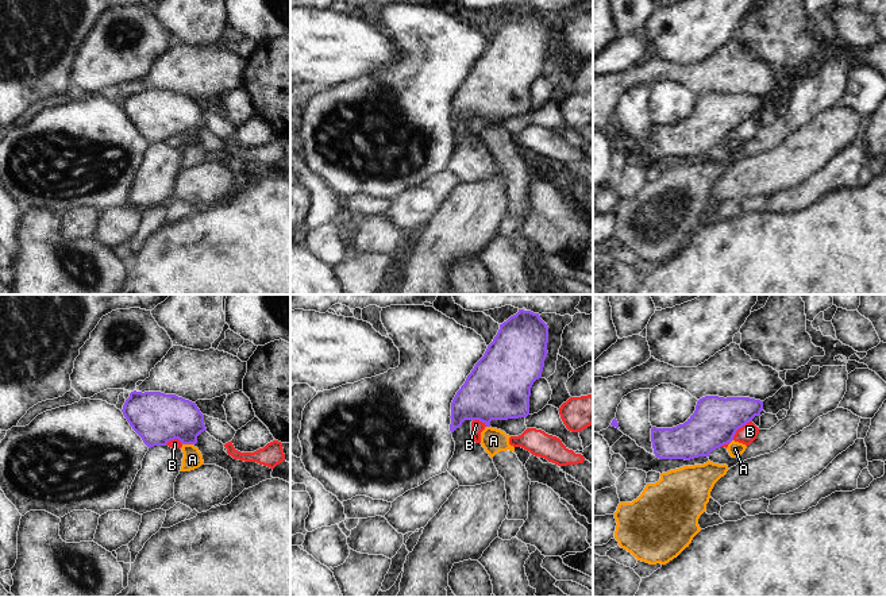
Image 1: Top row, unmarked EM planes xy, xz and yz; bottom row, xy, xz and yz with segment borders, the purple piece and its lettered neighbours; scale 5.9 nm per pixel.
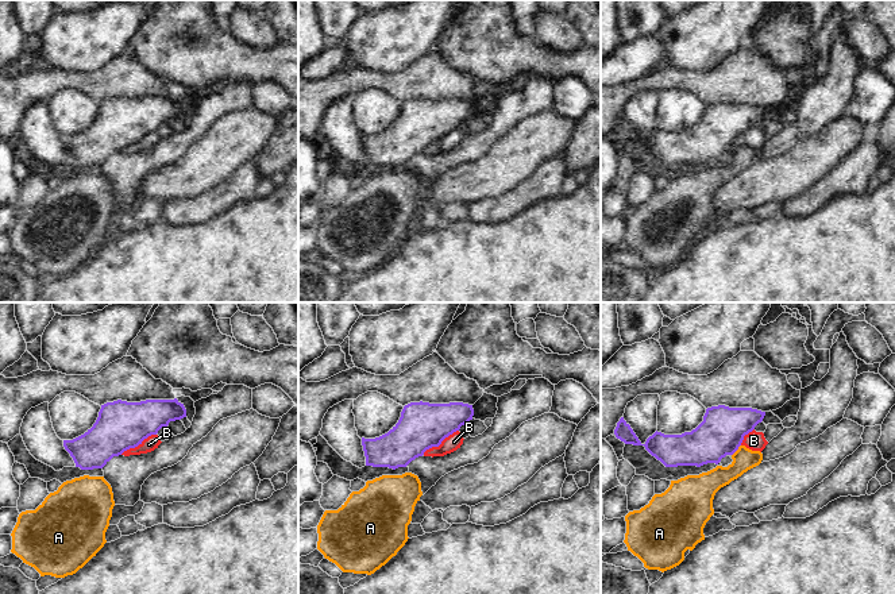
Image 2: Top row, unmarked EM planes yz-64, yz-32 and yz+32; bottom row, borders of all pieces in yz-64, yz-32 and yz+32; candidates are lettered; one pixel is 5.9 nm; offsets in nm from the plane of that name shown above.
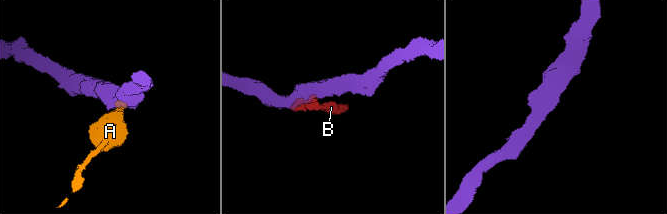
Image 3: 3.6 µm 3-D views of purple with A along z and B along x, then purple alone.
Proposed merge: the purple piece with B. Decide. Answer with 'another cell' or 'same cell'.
another cell

